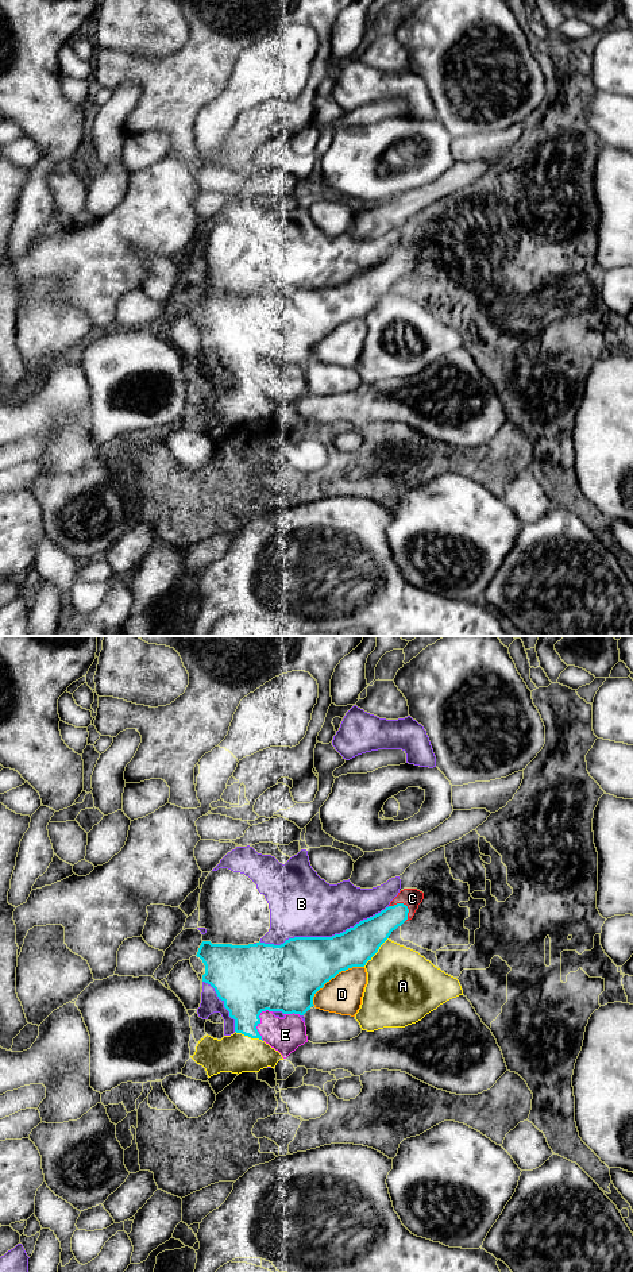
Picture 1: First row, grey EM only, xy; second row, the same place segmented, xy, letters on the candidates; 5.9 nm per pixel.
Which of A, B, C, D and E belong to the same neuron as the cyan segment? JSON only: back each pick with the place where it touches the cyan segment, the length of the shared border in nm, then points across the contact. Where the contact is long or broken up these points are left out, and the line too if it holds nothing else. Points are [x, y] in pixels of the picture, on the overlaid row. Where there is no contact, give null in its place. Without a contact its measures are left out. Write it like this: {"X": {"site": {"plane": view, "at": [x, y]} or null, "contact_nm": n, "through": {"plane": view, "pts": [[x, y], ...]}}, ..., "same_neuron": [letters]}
{"C": {"site": {"plane": "xy", "at": [402, 904]}, "contact_nm": 150, "through": {"plane": "xy", "pts": [[373, 932], [402, 904], [412, 898]]}}, "same_neuron": ["C"]}

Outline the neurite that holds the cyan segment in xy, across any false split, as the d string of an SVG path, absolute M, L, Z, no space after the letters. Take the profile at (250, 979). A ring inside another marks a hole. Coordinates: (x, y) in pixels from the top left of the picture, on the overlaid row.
M404 889L385 910L332 937L294 937L281 945L202 941L196 955L205 965L202 982L211 984L224 1002L229 1017L235 1019L236 1033L262 1040L256 1029L262 1011L304 1015L314 1006L313 997L327 982L348 968L364 967L391 932L413 918L422 899L422 891Z

